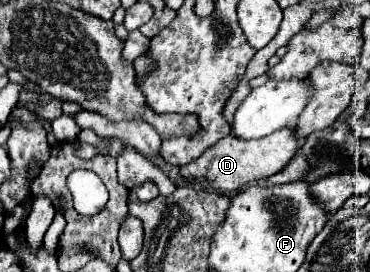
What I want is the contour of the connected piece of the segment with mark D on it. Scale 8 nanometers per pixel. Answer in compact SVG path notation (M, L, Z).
M284 127L264 139L238 139L236 135L226 135L220 139L214 147L206 149L196 161L190 165L180 167L182 179L206 179L214 189L220 189L224 193L236 191L244 185L250 185L254 181L266 179L274 173L278 173L290 159L294 157L294 151L298 151L300 139L294 137L294 127Z

